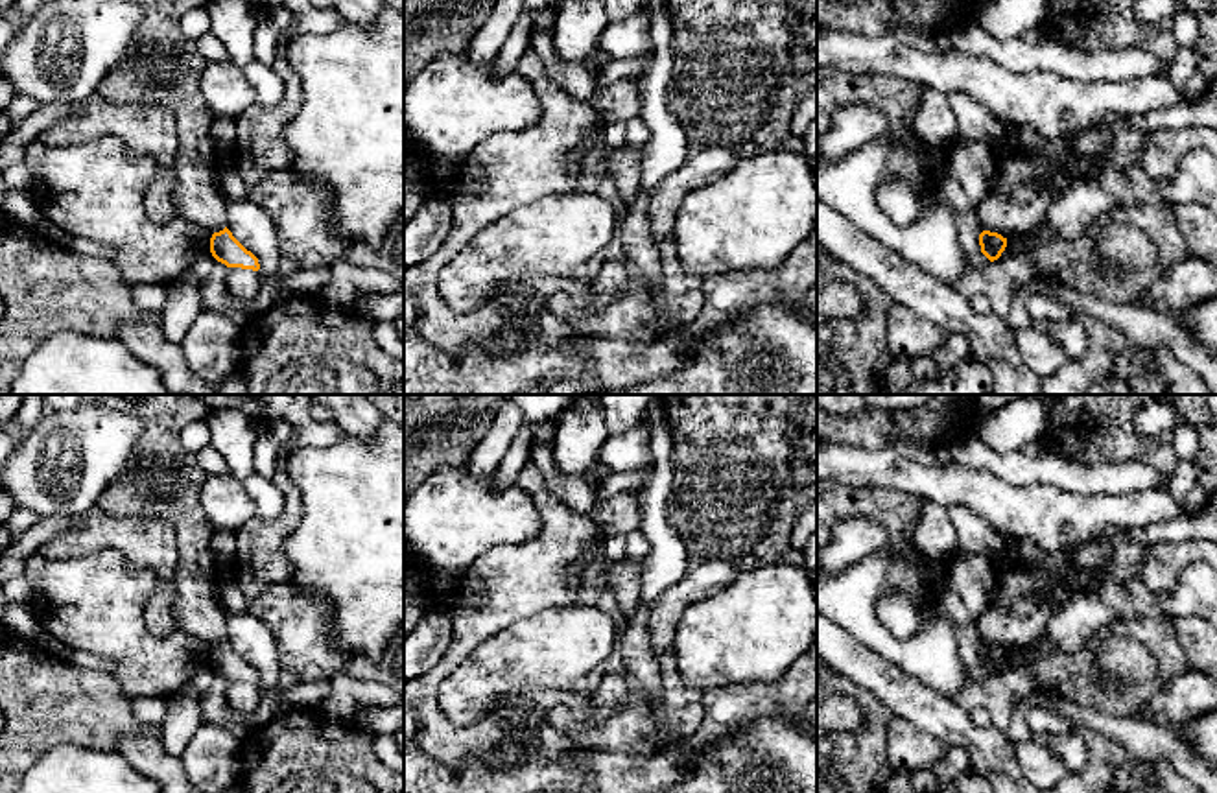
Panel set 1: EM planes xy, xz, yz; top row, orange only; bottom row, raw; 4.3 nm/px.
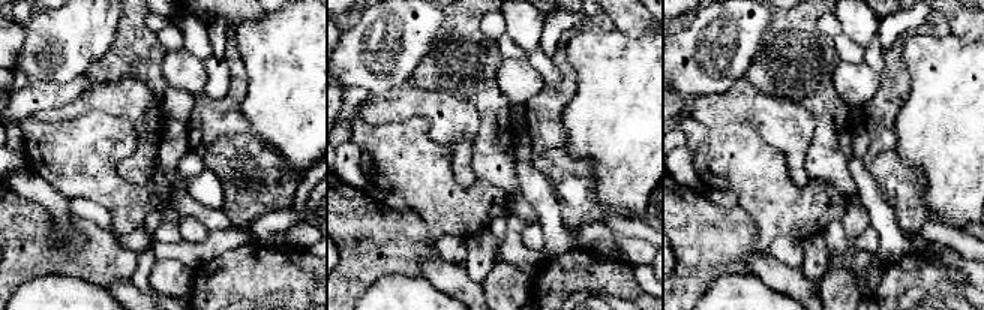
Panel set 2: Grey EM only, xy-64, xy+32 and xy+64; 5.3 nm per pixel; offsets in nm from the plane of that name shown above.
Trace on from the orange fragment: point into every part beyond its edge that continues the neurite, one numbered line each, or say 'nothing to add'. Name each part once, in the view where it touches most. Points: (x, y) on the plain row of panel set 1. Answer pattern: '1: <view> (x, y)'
nothing to add

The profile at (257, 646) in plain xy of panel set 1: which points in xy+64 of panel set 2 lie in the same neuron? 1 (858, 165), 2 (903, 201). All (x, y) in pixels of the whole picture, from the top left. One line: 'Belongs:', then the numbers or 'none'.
Belongs: 1

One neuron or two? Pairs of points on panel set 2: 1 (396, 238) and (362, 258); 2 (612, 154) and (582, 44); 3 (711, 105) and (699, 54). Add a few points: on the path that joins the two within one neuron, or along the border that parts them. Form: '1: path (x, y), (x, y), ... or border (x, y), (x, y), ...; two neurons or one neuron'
1: path (387, 241), (378, 241), (371, 249); one neuron
2: path (612, 128), (612, 74), (609, 71); one neuron
3: border (740, 78), (725, 92), (708, 93), (699, 98); two neurons

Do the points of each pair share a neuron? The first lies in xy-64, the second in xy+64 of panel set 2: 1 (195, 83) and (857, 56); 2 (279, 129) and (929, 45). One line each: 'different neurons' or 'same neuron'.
1: different neurons
2: same neuron

